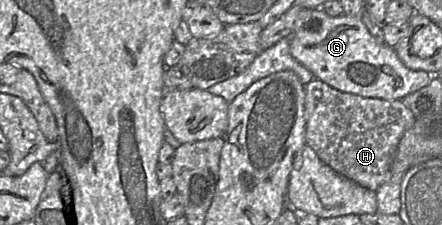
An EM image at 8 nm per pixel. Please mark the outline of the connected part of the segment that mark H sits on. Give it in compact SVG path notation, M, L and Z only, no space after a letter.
M319 79L304 85L305 143L341 176L376 191L390 178L392 156L416 117L401 100L365 98L341 92Z

